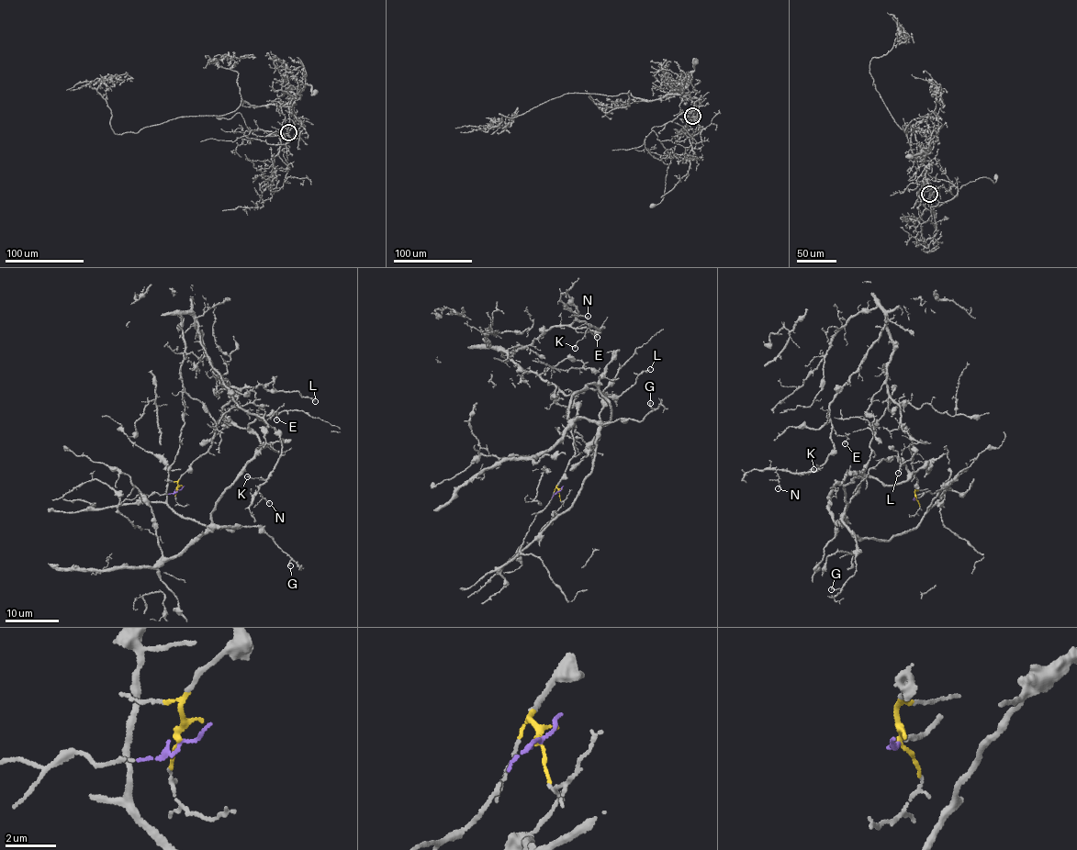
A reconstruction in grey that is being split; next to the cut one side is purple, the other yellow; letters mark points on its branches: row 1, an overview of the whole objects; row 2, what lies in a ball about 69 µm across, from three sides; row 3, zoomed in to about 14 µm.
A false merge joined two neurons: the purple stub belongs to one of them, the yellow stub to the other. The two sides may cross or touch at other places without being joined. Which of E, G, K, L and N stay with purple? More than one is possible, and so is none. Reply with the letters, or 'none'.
G

